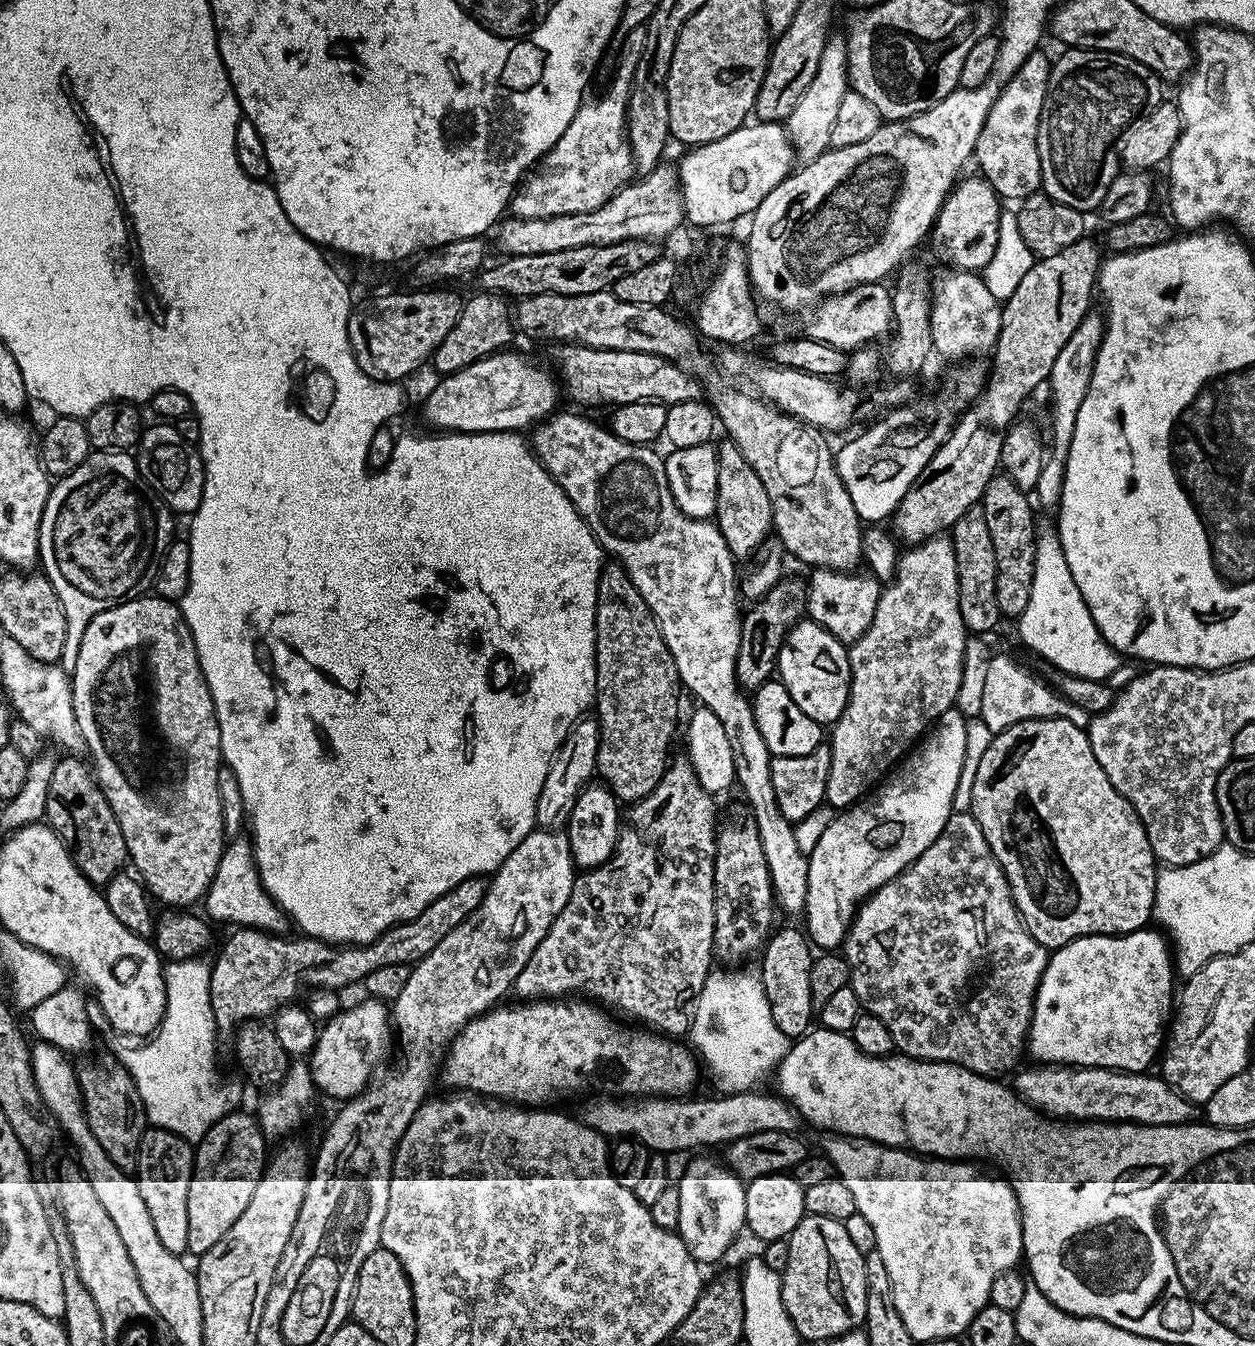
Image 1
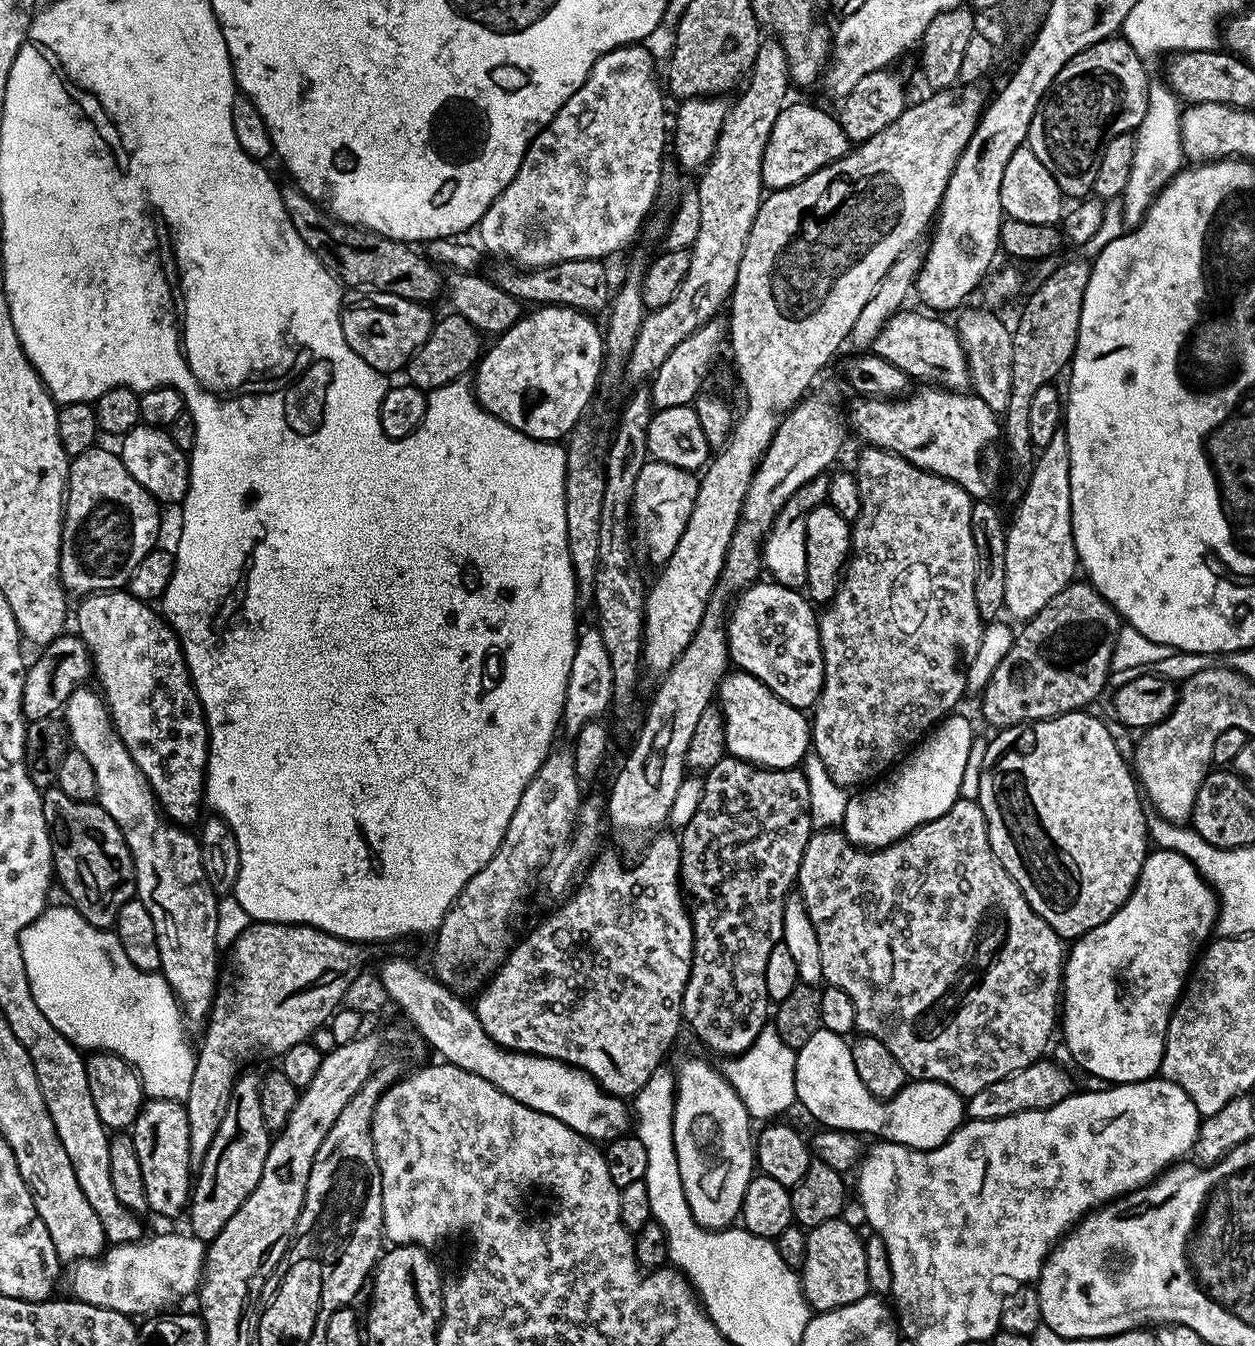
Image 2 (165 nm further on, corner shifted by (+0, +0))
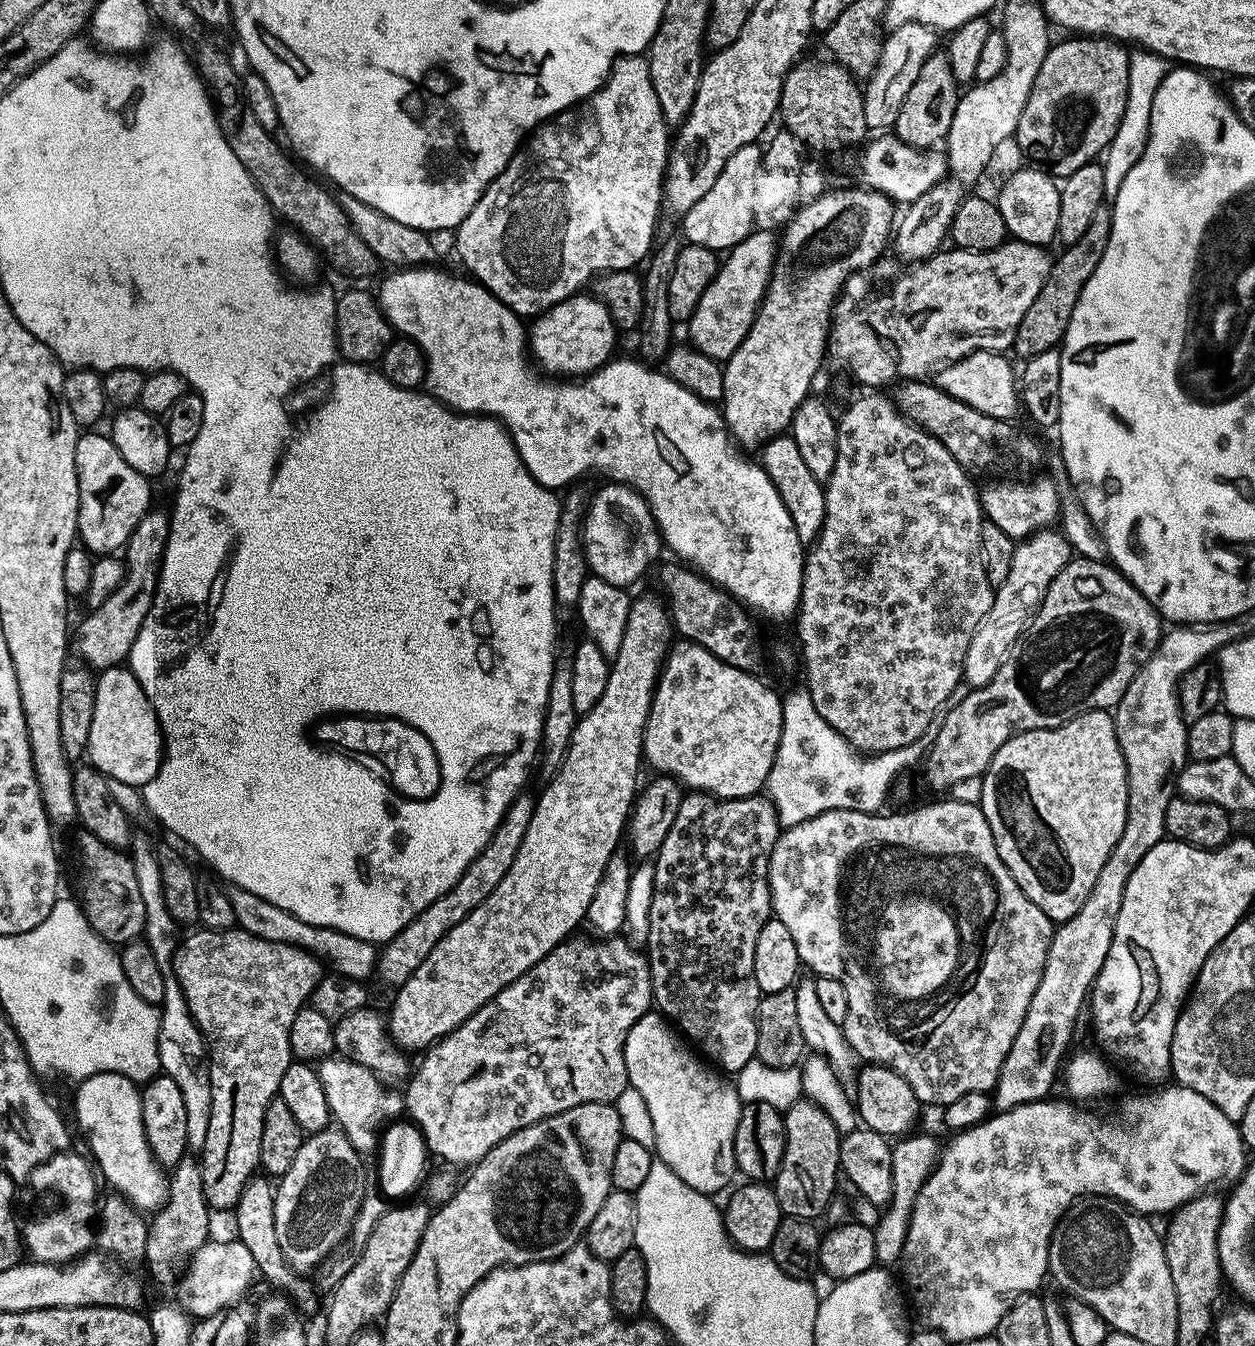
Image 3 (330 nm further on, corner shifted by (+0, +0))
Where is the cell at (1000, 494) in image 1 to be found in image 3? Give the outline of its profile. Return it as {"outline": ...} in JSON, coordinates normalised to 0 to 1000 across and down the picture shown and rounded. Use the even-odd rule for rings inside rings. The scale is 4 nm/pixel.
{"outline":[[[880,153],[875,156],[875,159],[872,159],[862,177],[859,177],[859,180],[850,182],[847,185],[848,188],[839,192],[837,204],[830,210],[824,224],[821,224],[818,233],[812,235],[811,240],[809,241],[808,262],[810,262],[813,266],[830,263],[830,260],[837,260],[847,253],[849,245],[853,242],[853,236],[856,233],[856,227],[859,227],[859,221],[865,210],[869,210],[869,204],[875,201],[875,195],[878,195],[878,189],[881,189],[881,180],[884,180],[885,170],[886,155]]]}

